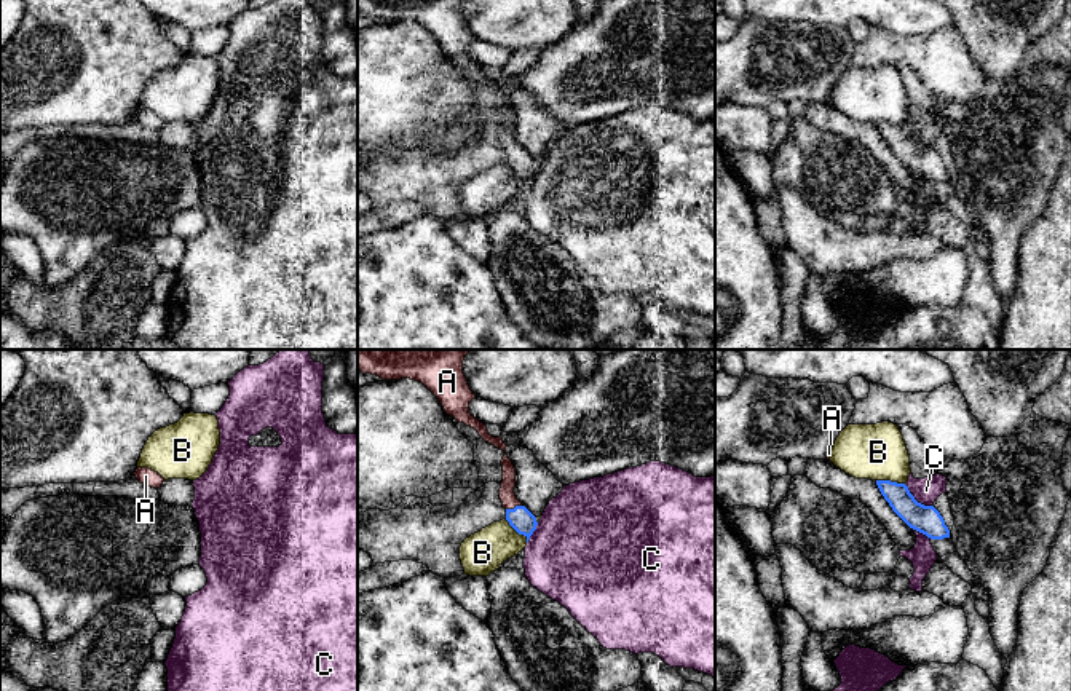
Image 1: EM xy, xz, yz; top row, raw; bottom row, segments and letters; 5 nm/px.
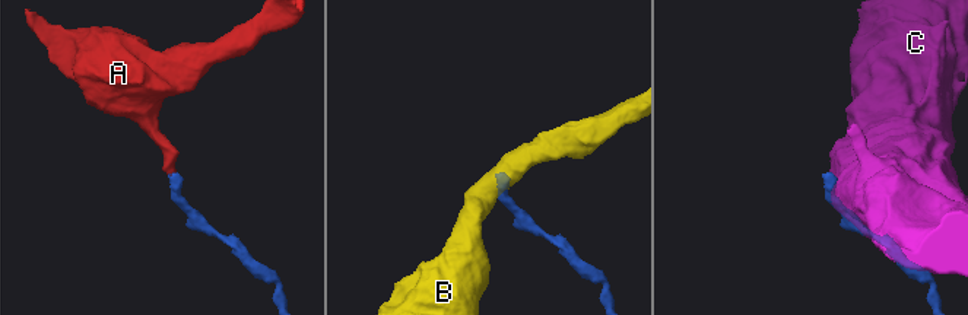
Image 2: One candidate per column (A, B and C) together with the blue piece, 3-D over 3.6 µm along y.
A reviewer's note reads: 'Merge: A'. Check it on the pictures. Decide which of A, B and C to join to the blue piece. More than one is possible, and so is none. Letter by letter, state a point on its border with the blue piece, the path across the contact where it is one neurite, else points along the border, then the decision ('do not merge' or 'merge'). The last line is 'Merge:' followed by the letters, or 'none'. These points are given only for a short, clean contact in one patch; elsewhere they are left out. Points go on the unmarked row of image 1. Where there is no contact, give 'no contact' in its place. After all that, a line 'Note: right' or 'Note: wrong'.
A: meets blue in xz at (514, 150); merge
B: meets blue in xz at (517, 174); border along xz (505, 161), (529, 182); do not merge
C: meets blue in yz at (916, 144); do not merge
Merge: A
Note: right

